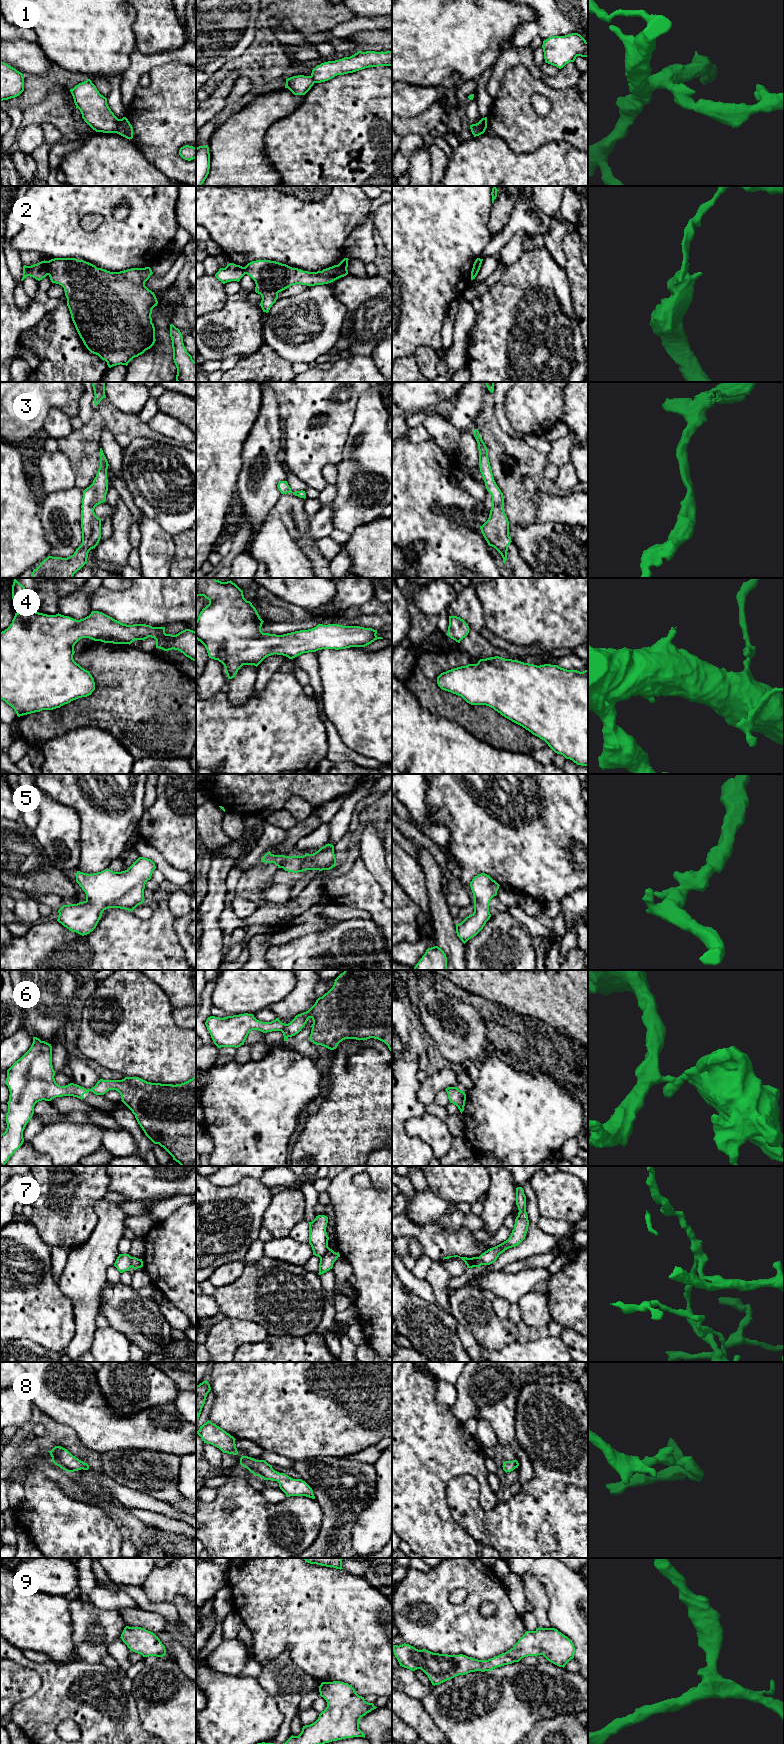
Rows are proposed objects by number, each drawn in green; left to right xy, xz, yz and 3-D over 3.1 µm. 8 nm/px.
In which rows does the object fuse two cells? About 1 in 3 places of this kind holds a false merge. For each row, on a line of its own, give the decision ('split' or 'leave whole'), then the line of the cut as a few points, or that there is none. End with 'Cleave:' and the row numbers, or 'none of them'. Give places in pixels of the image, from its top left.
1: split; cut xy (119, 119), (115, 132)
2: split; cut xy (47, 261), (48, 274)
3: leave whole; cut none
4: leave whole; cut none
5: leave whole; cut none
6: split; cut xz (286, 1024), (280, 1030)
7: split; cut xz (329, 1248), (320, 1258)
8: leave whole; cut none
9: leave whole; cut none
Cleave: 1, 2, 6, 7

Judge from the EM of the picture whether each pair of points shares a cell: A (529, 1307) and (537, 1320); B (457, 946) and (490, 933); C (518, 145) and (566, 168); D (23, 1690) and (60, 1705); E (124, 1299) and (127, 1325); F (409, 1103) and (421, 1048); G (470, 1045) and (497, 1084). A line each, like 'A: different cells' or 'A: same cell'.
A: same cell
B: different cells
C: different cells
D: different cells
E: same cell
F: same cell
G: different cells

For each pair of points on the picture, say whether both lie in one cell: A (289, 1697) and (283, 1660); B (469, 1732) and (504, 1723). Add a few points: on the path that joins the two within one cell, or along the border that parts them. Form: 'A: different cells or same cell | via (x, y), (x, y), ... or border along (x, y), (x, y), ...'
A: same cell | via (287, 1688), (287, 1683), (283, 1679), (283, 1669)
B: same cell | via (478, 1723), (495, 1723)

